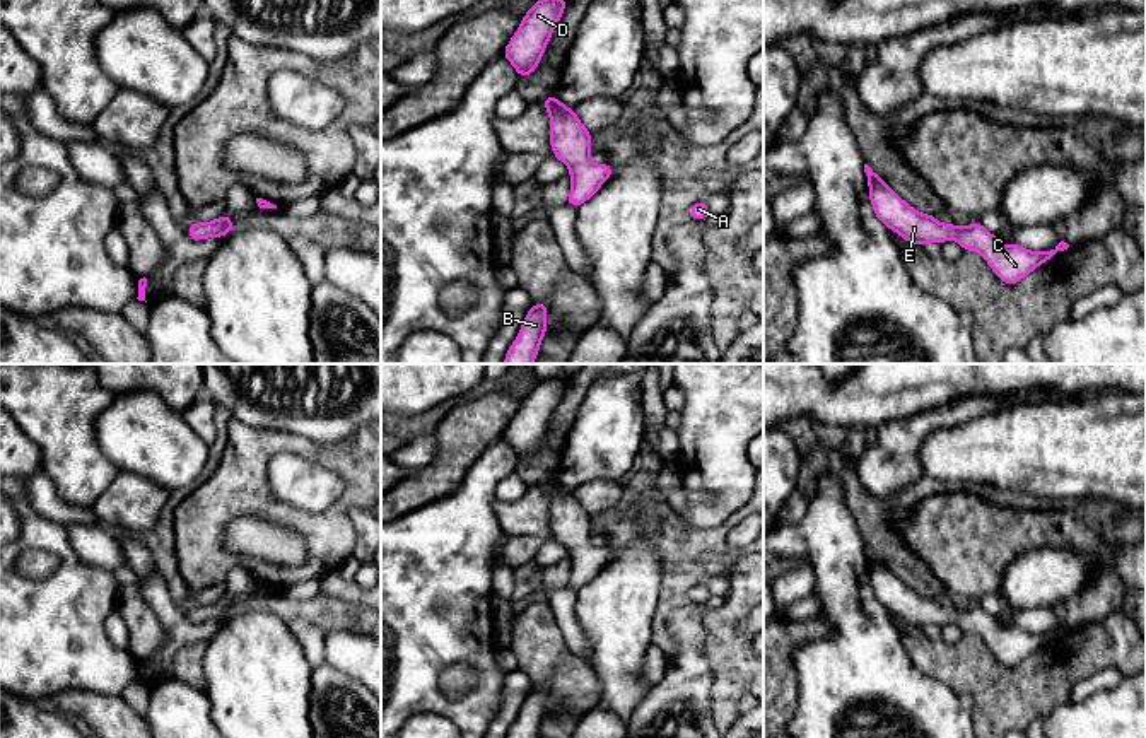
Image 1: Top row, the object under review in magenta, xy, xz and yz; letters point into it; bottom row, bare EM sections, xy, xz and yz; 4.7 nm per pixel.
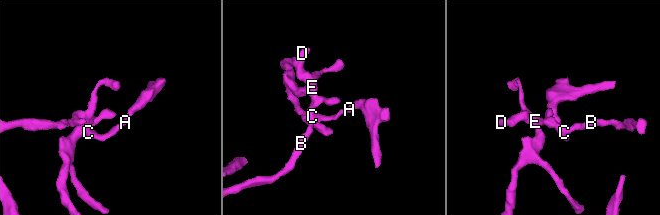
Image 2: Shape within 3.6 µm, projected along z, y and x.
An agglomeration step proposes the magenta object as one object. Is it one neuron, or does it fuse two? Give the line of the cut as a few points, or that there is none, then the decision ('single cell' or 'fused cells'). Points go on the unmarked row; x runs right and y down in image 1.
no cut | single cell

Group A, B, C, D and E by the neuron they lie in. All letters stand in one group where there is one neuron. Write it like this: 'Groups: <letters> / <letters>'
Groups: A B C D E

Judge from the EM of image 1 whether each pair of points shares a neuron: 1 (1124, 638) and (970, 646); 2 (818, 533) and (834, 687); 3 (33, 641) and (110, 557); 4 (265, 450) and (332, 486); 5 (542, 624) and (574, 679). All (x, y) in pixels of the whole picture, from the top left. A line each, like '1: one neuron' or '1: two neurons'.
1: one neuron
2: one neuron
3: two neurons
4: two neurons
5: one neuron

